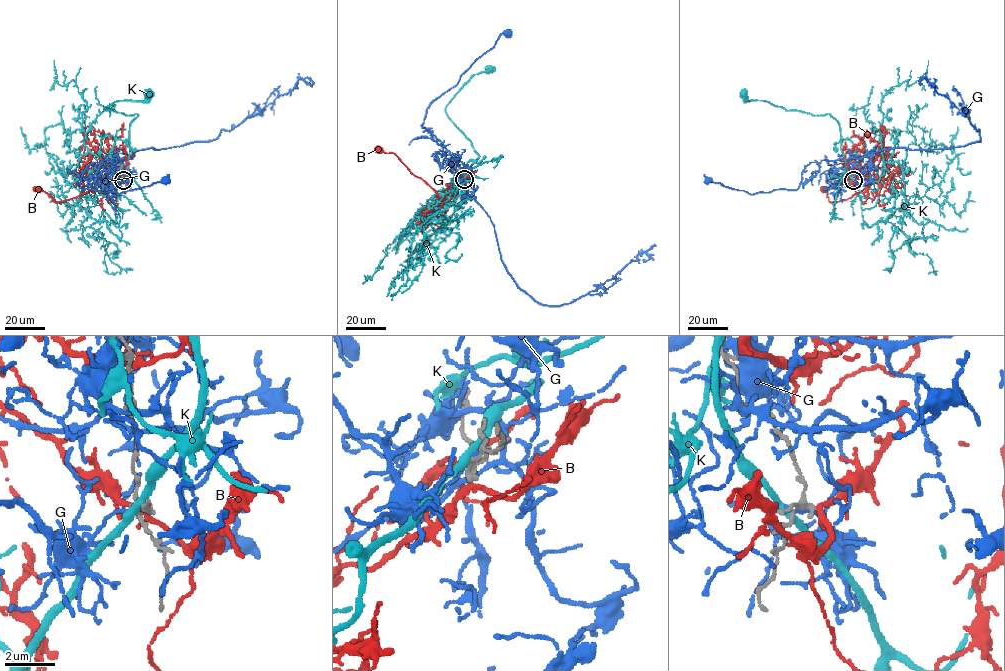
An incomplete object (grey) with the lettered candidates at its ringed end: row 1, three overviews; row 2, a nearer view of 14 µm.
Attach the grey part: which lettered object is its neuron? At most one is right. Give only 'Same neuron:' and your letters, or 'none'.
Same neuron: B

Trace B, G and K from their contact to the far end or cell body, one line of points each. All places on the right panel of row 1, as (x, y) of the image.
B: (853, 180), (870, 159), (879, 154), (881, 159), (872, 183), (862, 190), (849, 198), (830, 202), (825, 188)
G: (852, 180), (835, 173), (843, 161), (827, 160), (810, 162), (796, 189), (750, 194), (708, 180)
K: (851, 180), (845, 171), (840, 125), (830, 114), (813, 115), (786, 110), (766, 101), (747, 101), (743, 93)

